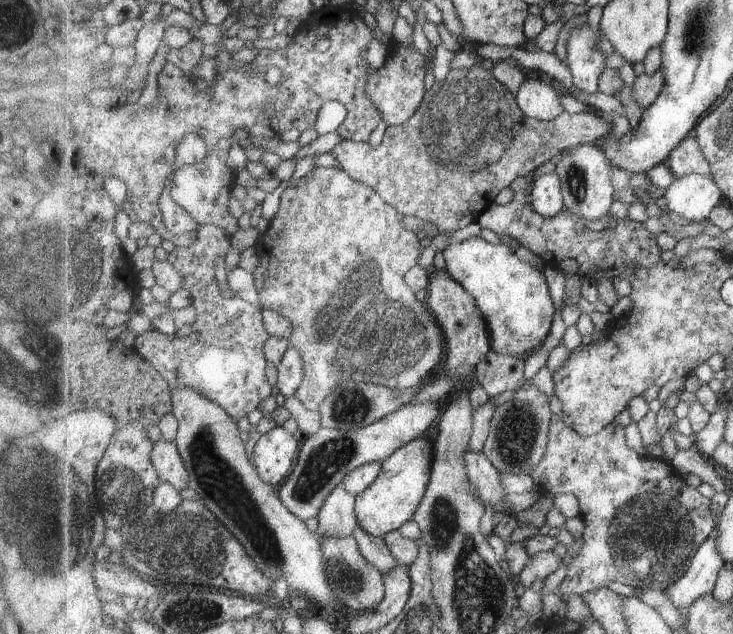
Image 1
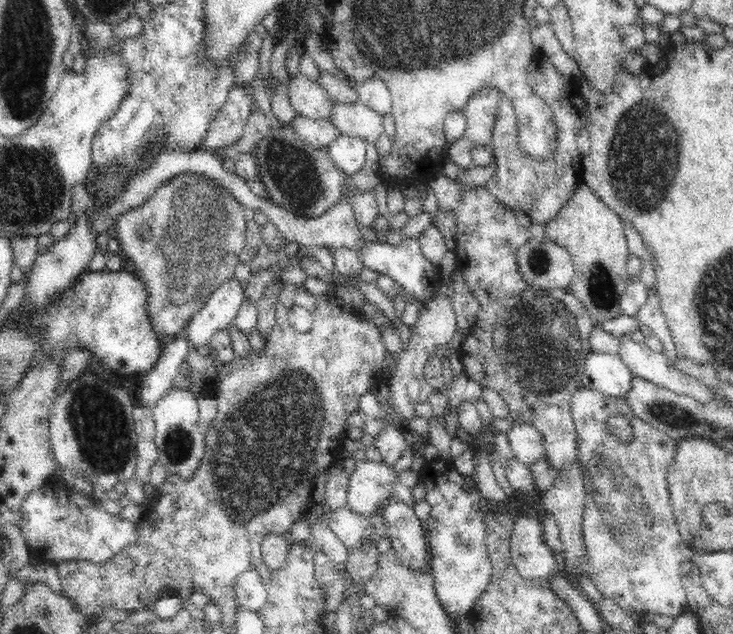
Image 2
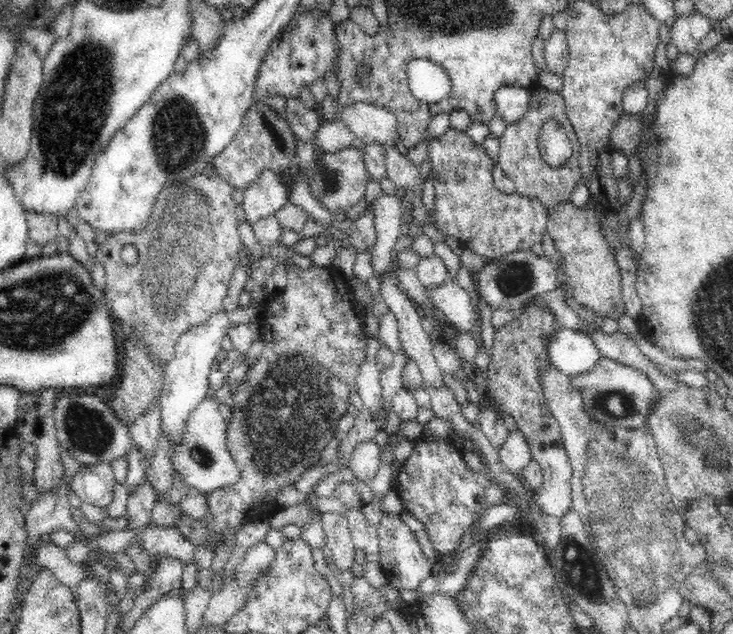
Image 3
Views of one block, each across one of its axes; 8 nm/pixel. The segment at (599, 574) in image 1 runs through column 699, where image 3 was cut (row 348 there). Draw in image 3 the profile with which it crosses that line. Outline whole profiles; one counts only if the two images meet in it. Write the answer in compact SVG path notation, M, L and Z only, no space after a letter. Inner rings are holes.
M532 298L524 306L516 320L494 332L492 357L487 366L488 397L492 407L503 416L510 414L514 417L518 430L529 440L533 459L543 469L544 476L542 488L534 492L535 503L542 512L559 519L572 508L571 479L574 470L563 443L560 423L548 406L541 378L550 367L554 367L547 346L564 328L556 322L550 308L540 306L537 298Z

